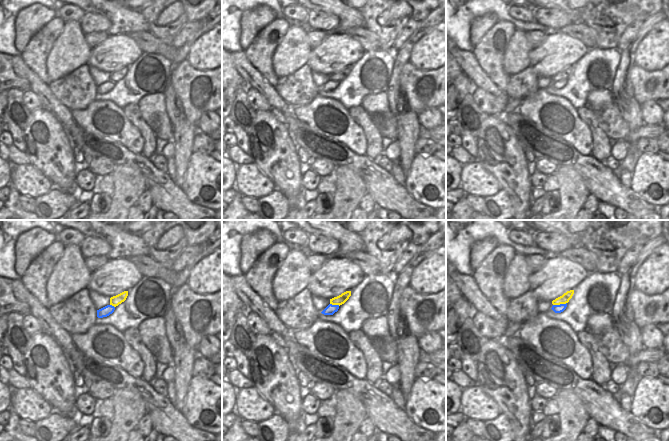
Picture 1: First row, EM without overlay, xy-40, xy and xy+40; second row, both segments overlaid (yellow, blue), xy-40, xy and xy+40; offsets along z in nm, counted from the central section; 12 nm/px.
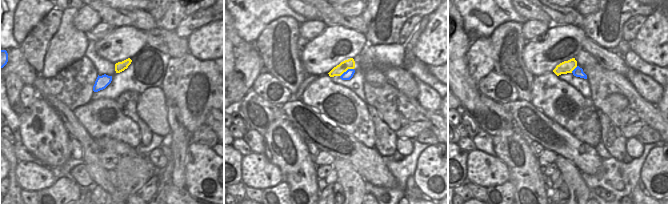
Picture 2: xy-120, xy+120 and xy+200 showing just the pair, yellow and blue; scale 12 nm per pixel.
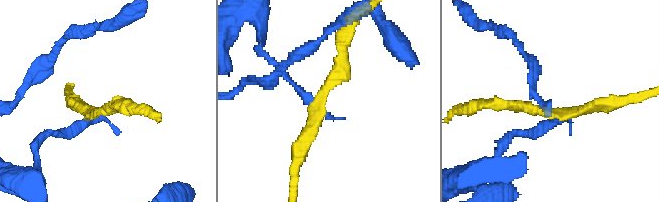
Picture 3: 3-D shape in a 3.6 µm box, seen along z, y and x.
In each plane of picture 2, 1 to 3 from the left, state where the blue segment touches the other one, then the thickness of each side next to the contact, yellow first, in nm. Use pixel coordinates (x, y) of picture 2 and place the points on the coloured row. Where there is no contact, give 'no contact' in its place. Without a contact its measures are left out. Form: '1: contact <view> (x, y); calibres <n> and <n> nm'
1: no contact
2: contact xy+120 (346, 70); calibres 120 and 110 nm
3: contact xy+200 (574, 68); calibres 150 and 120 nm

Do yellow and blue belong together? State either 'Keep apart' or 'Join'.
Keep apart.

